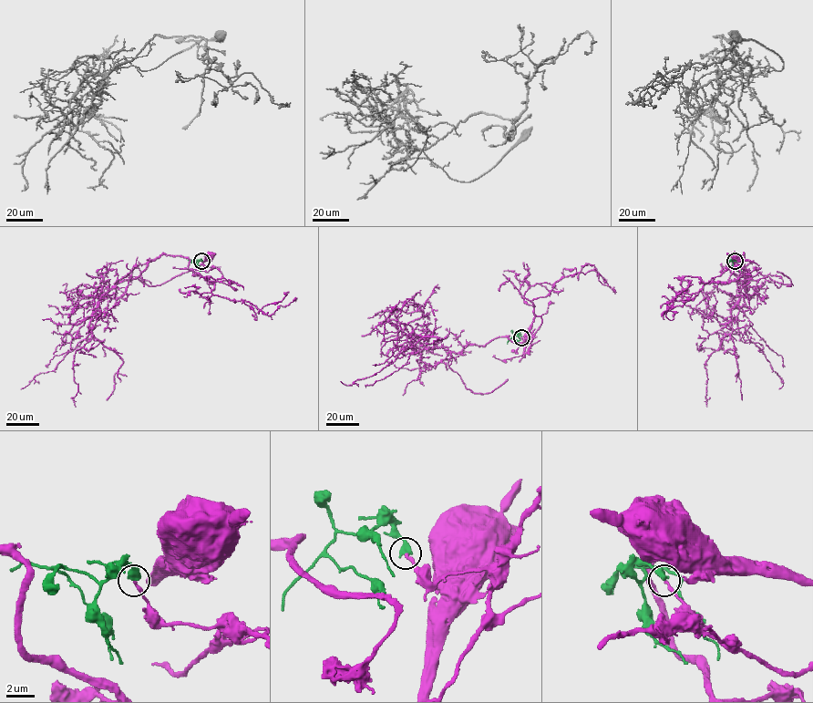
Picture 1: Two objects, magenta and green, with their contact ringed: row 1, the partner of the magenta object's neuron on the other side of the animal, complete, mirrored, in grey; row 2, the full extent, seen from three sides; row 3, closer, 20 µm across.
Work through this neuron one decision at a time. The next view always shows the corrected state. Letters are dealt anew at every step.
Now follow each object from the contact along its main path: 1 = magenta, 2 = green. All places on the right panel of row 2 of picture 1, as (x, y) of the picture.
1: (735, 261), (736, 266), (736, 255)
2: (735, 261), (731, 260), (736, 261), (741, 271)

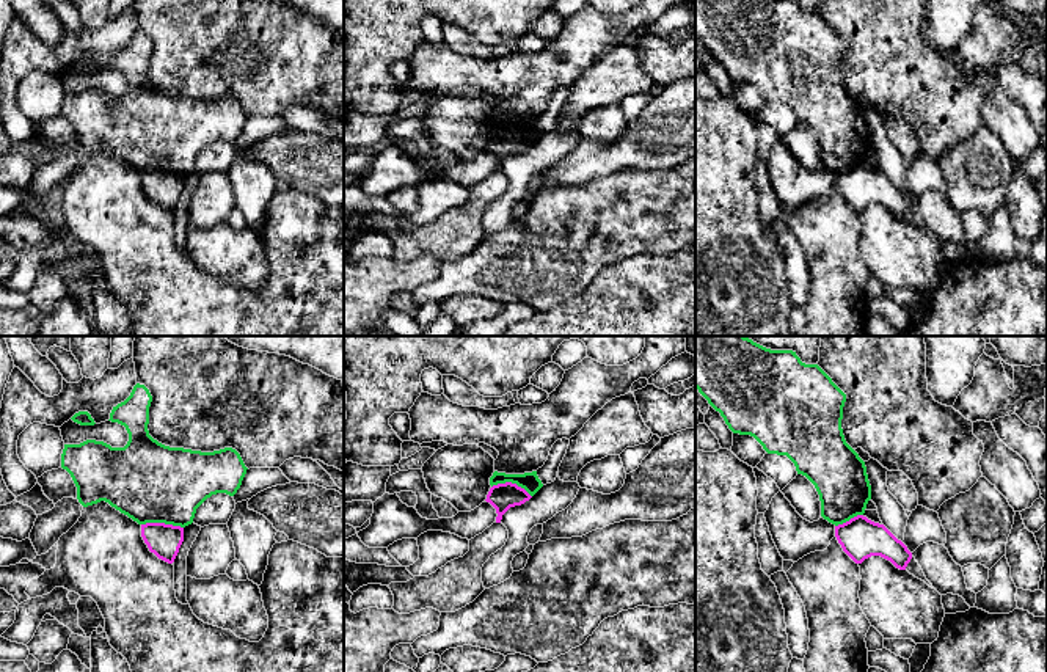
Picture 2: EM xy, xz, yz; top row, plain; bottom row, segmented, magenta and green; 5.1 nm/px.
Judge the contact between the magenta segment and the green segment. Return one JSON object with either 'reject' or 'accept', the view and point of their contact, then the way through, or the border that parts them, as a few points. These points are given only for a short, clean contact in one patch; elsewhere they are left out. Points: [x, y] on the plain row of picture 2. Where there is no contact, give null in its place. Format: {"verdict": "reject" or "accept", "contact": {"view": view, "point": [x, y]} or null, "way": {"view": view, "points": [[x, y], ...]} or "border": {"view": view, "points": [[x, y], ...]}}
{"verdict": "reject", "contact": {"view": "xy", "point": [162, 171]}, "border": {"view": "xy", "points": [[142, 171], [171, 171], [182, 176]]}}

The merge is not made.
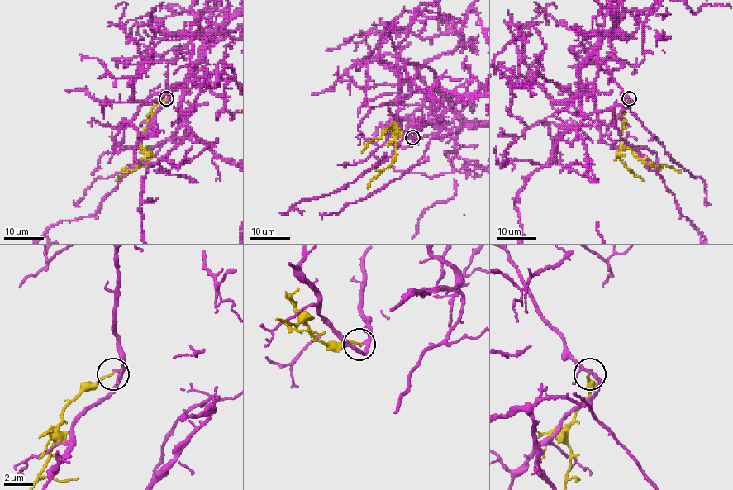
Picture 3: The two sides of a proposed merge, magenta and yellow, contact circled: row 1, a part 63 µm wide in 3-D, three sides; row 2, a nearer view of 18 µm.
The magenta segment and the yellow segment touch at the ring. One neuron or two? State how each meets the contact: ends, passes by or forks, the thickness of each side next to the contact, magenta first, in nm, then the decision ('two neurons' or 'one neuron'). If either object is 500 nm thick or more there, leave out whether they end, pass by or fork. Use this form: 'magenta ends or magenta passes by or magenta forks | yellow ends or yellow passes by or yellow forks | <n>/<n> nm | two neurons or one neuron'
magenta forks | yellow ends | 140/170 nm | two neurons

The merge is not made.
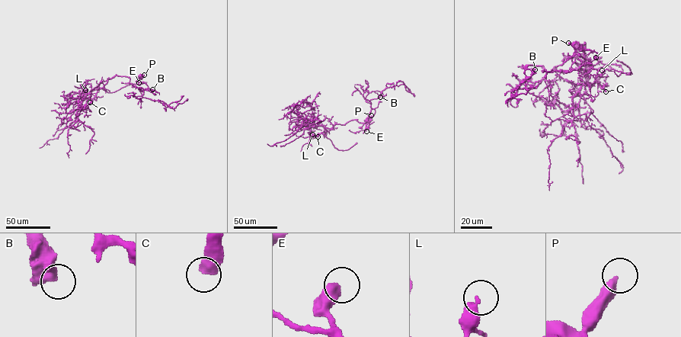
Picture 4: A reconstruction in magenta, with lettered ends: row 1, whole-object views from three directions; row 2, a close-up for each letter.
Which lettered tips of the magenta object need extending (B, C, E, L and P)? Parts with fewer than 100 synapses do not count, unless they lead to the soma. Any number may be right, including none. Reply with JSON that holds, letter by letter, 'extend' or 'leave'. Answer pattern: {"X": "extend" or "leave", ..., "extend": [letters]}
{"B": "leave", "C": "extend", "E": "leave", "L": "leave", "P": "leave", "extend": ["C"]}

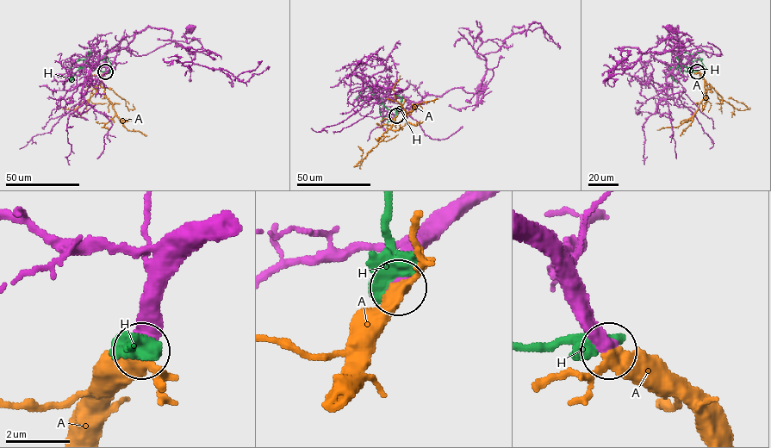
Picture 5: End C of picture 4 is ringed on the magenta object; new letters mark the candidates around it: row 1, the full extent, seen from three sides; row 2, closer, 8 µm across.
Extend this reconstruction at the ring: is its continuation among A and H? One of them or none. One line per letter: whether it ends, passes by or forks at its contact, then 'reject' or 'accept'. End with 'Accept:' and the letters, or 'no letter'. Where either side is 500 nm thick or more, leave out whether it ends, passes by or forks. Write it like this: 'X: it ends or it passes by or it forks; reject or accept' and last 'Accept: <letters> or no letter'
A: accept
H: reject
Accept: A

